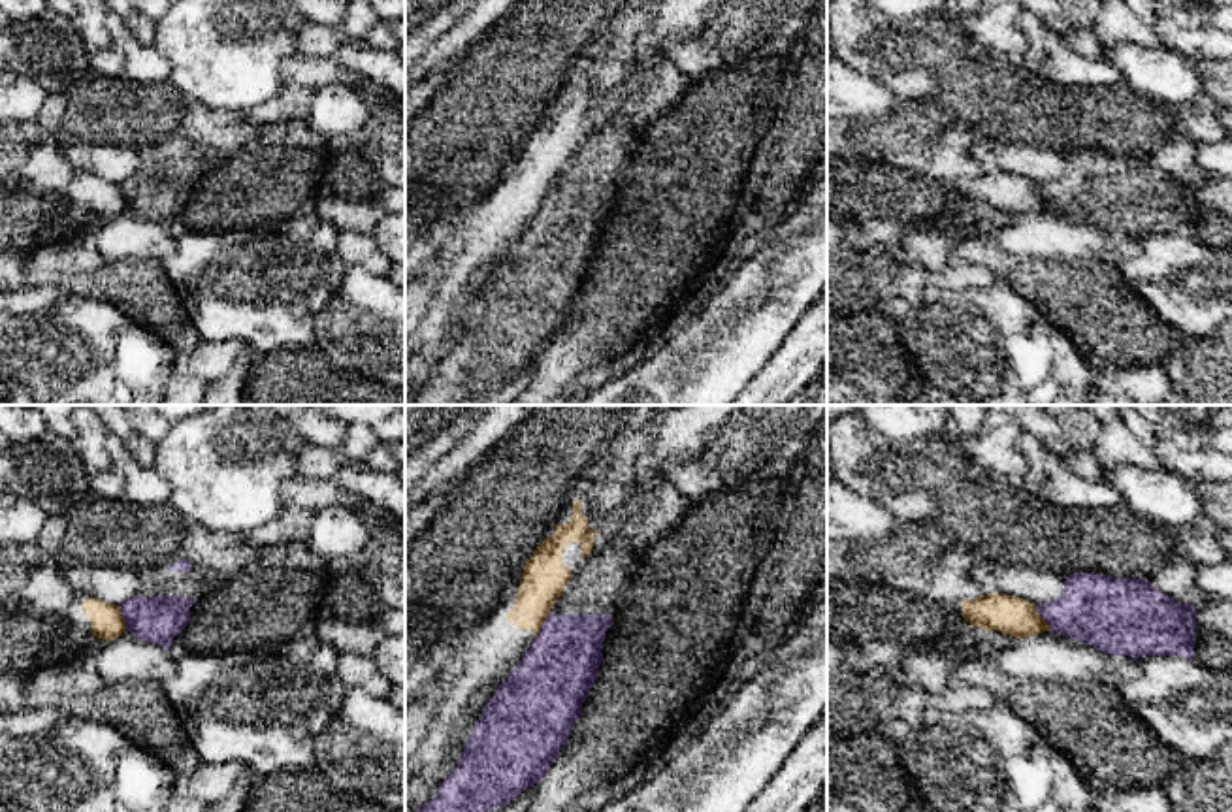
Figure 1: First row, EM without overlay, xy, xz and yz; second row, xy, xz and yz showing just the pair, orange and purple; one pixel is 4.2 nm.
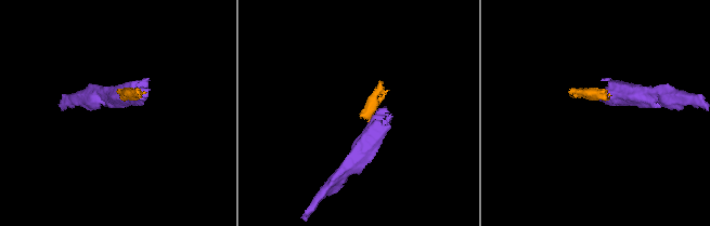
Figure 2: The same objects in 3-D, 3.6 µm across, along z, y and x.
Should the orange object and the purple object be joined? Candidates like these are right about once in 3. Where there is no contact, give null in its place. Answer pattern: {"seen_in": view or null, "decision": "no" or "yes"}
{"seen_in": "xz", "decision": "no"}

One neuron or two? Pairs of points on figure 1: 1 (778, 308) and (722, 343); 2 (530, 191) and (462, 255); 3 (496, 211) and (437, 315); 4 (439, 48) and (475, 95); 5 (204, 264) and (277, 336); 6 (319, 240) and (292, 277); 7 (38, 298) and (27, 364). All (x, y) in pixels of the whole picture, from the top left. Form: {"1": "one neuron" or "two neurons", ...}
{"1": "one neuron", "2": "one neuron", "3": "one neuron", "4": "two neurons", "5": "one neuron", "6": "one neuron", "7": "two neurons"}

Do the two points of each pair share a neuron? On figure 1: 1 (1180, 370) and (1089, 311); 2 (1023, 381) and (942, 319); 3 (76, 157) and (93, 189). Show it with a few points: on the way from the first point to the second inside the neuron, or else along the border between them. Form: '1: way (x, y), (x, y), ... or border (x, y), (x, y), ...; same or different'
1: border (1187, 338), (1163, 366); different
2: way (1018, 349), (1010, 317), (999, 306), (974, 306); same
3: way (78, 164), (85, 181); same

